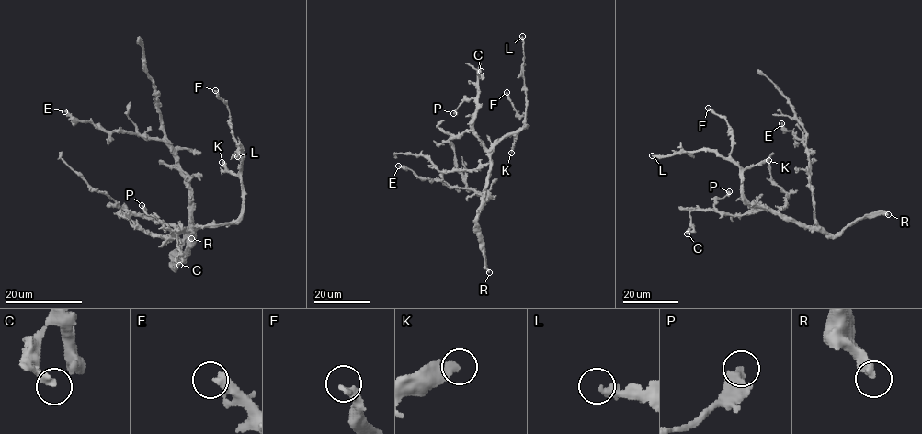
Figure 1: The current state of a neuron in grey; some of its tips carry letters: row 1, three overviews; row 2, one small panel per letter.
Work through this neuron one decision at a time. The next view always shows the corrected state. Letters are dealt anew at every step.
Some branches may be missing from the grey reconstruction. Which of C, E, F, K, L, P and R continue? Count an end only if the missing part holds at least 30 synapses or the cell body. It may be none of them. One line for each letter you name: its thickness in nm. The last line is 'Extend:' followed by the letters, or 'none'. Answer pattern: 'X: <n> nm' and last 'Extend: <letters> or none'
F: 280 nm
K: 360 nm
Extend: F, K

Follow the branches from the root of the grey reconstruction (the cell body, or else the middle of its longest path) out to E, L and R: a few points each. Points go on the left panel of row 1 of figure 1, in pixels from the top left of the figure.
E: (187, 250), (183, 254), (189, 227), (189, 180), (176, 153), (162, 141), (129, 131), (103, 131), (64, 111)
L: (187, 250), (193, 245), (193, 234), (199, 228), (232, 223), (238, 217), (243, 203), (241, 149), (237, 156)
R: (187, 250), (175, 268), (177, 248), (186, 237), (191, 238)

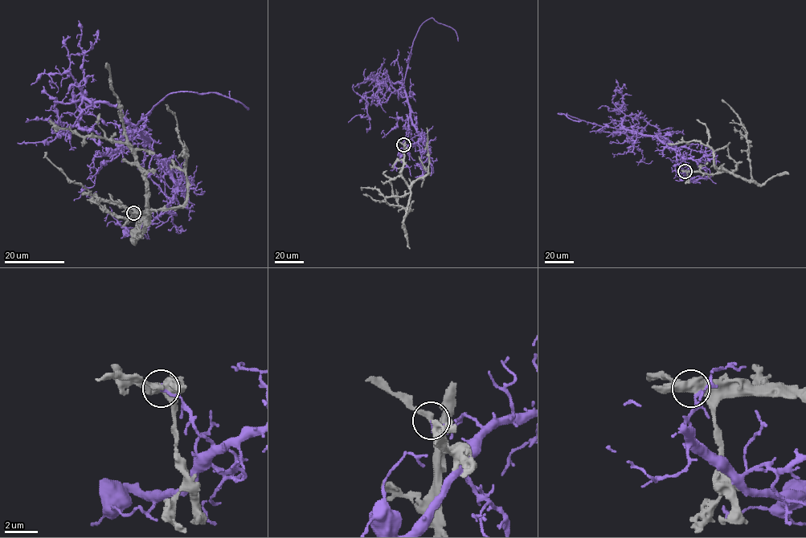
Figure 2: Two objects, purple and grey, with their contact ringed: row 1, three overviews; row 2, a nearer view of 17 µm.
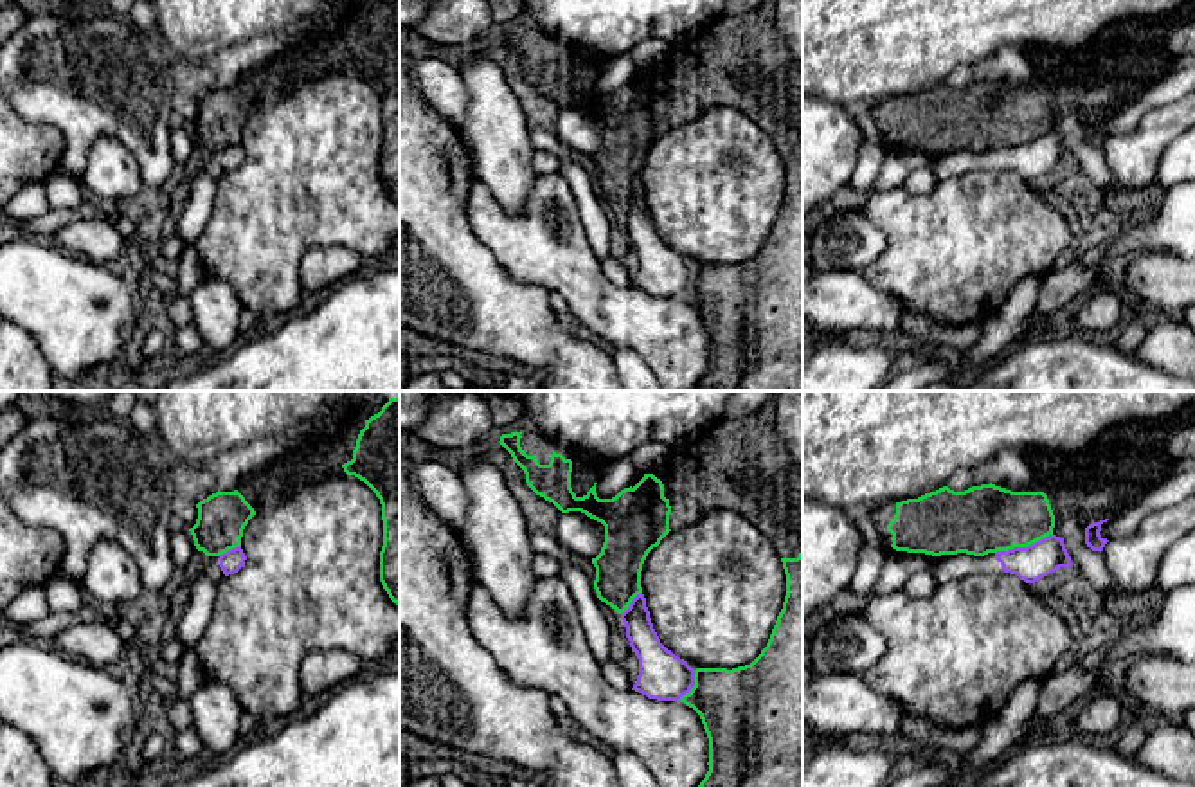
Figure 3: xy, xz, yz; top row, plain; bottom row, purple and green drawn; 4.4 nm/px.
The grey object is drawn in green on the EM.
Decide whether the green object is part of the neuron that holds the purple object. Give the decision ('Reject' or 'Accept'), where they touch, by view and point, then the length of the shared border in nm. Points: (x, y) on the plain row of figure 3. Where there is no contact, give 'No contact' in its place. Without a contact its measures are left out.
Reject. Touches purple at yz (1023, 144). Shared border 280 nm

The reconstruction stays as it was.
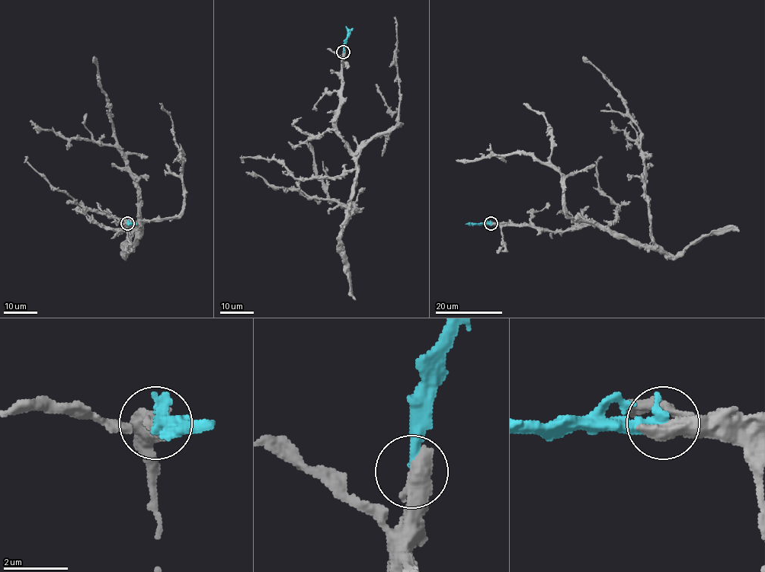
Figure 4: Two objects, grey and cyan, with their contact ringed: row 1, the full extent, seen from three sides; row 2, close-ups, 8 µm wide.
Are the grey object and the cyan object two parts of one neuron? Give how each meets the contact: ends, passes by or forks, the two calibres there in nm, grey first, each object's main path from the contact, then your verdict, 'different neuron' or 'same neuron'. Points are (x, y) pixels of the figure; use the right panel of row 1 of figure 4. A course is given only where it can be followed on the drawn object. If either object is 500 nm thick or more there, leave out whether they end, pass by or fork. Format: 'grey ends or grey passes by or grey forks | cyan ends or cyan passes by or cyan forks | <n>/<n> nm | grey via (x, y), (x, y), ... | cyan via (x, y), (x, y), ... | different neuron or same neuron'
650/400 nm | grey via (491, 223), (552, 231), (596, 225), (643, 244), (653, 241), (639, 128), (621, 94), (583, 55) | cyan via (491, 223), (465, 224) | same neuron

